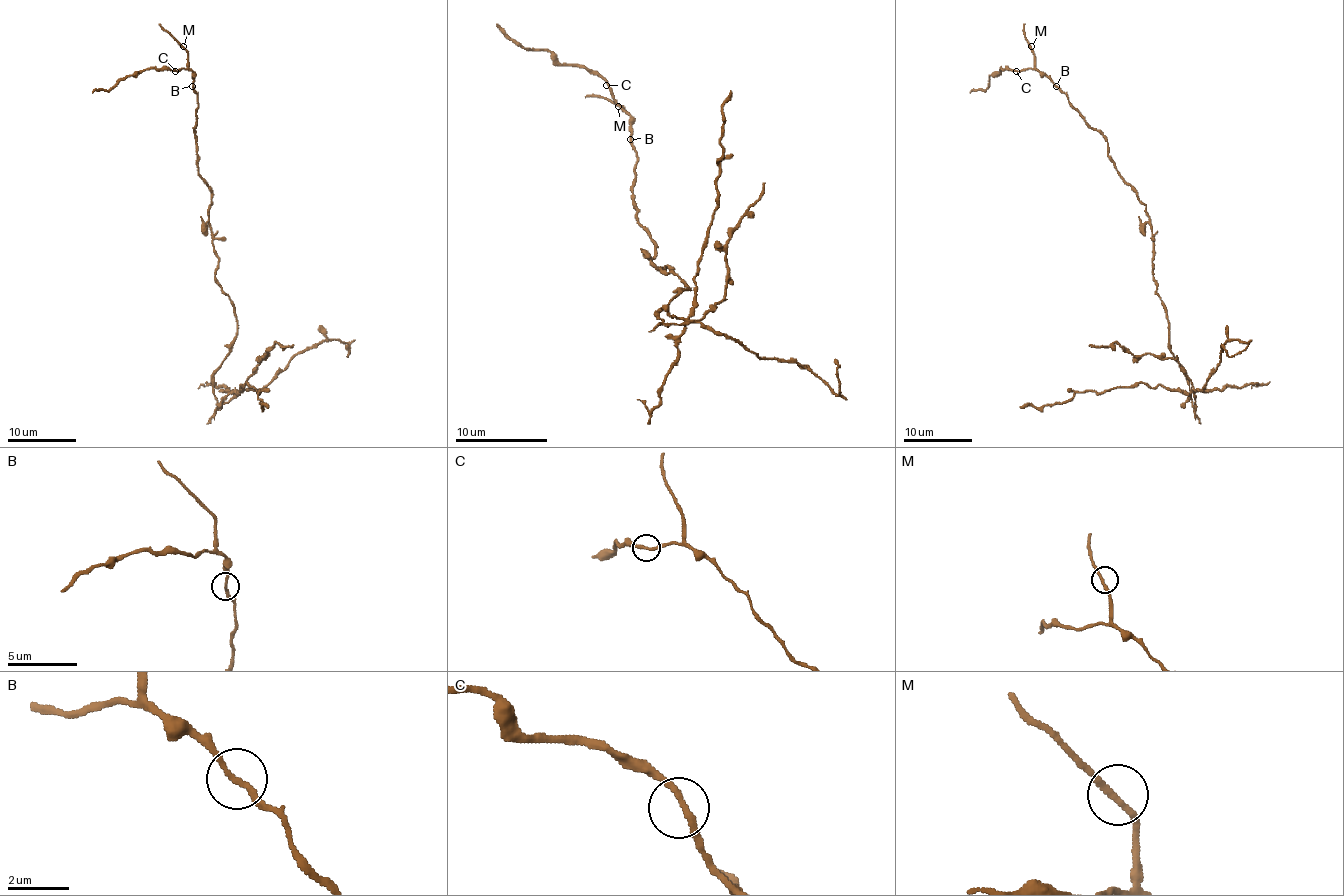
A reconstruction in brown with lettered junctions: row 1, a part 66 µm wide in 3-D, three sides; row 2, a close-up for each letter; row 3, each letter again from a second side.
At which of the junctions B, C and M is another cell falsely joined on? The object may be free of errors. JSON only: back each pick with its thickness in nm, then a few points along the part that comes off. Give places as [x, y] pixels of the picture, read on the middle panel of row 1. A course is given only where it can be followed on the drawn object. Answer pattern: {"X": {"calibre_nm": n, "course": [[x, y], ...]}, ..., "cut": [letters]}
{"B": {"calibre_nm": 190, "course": [[629, 138], [636, 221], [652, 240], [657, 267], [689, 288], [657, 316], [682, 325], [717, 205], [731, 90]]}, "cut": ["B"]}

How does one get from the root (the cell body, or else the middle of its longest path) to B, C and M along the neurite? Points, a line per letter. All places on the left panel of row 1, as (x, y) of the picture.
B: (218, 268), (209, 223), (211, 188), (197, 169), (197, 136), (194, 129), (197, 95), (192, 86)
C: (218, 268), (209, 223), (211, 188), (197, 169), (194, 74), (187, 69), (175, 71)
M: (218, 268), (209, 223), (211, 188), (197, 169), (197, 136), (194, 129), (197, 95), (183, 46)

